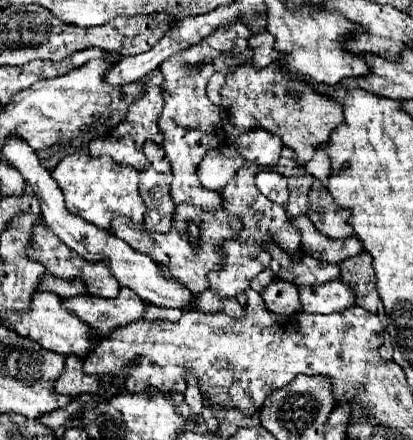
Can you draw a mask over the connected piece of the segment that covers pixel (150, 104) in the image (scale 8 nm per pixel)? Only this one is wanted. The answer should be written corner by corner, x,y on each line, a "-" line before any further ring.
154,69
140,83
144,85
144,95
138,101
134,101
134,105
130,105
130,113
126,113
126,119
114,131
118,135
132,135
138,149
142,149
146,139
152,139
154,143
162,143
158,119
164,107
162,73

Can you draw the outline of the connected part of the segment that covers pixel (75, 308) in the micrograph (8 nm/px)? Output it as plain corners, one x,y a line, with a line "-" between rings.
122,287
116,299
104,299
96,295
80,295
62,299
64,307
76,313
84,323
106,335
114,325
128,325
130,321
142,321
146,313
146,301
142,301
132,289

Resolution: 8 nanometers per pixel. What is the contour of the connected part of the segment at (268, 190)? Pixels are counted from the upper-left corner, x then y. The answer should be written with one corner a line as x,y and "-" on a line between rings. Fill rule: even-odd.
266,169
258,171
256,187
270,201
274,201
278,205
286,205
286,201
288,201
288,187
286,187
286,179
278,171
266,171

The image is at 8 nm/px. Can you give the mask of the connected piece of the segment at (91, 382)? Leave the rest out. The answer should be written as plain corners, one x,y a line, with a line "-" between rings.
68,355
64,373
56,381
56,391
62,395
82,395
82,393
98,393
100,389
100,379
82,373
82,363
80,357

